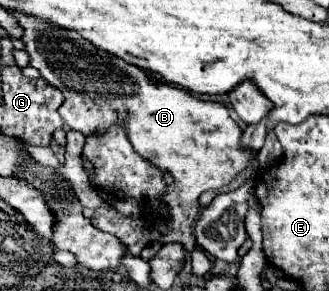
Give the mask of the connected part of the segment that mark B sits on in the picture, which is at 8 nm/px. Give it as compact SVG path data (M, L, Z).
M27 17L27 33L21 41L29 51L31 65L41 71L41 77L47 83L61 89L65 101L59 107L59 115L63 115L63 121L71 129L87 137L93 131L103 131L115 121L125 119L129 123L127 137L135 151L155 163L161 171L169 171L175 179L161 199L171 207L169 219L151 212L132 218L115 209L97 209L91 221L127 243L129 253L137 257L147 243L157 241L183 243L187 251L193 251L197 243L191 235L191 223L197 215L197 197L209 189L229 185L255 157L253 149L243 147L243 129L229 115L229 109L223 103L203 101L181 89L163 85L143 69L95 49L75 31L35 21L33 17Z

